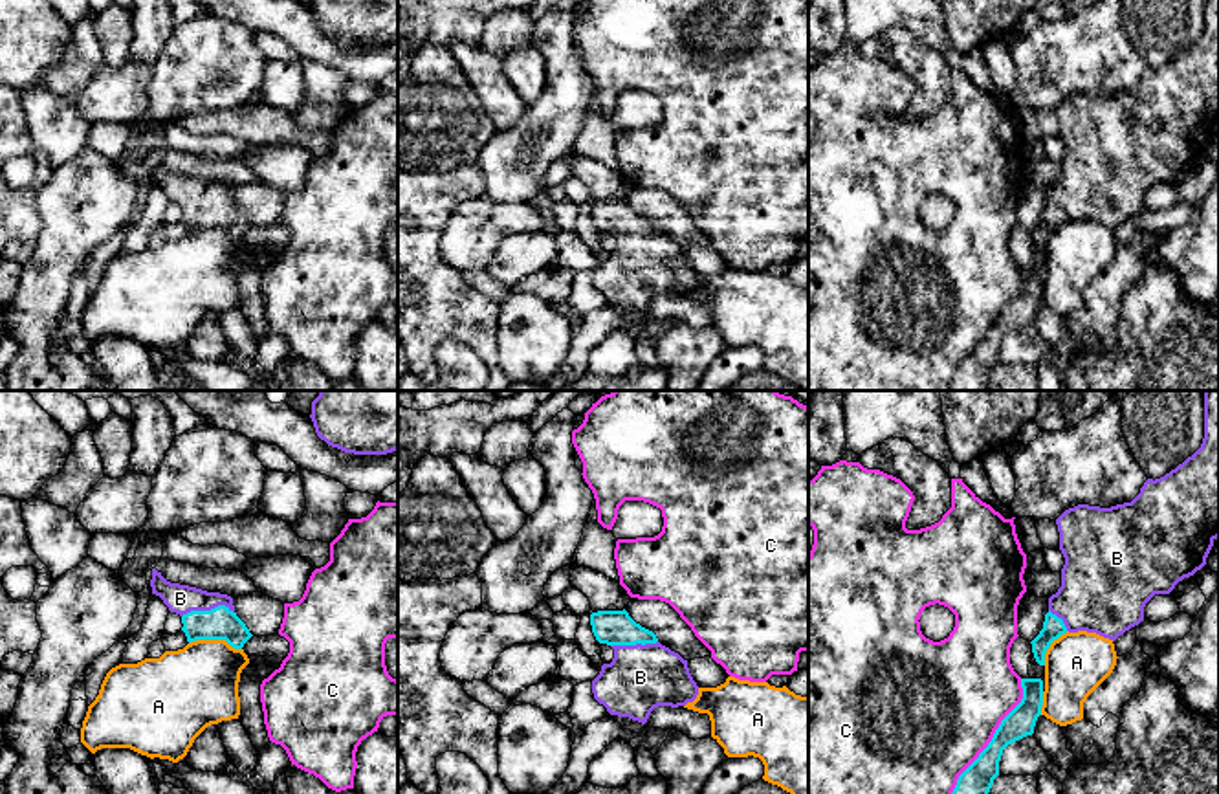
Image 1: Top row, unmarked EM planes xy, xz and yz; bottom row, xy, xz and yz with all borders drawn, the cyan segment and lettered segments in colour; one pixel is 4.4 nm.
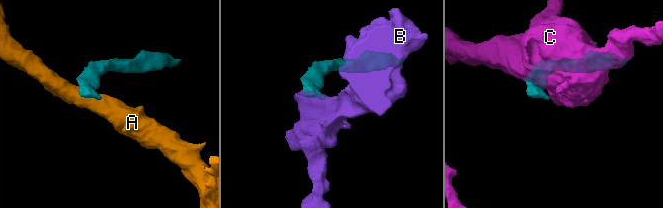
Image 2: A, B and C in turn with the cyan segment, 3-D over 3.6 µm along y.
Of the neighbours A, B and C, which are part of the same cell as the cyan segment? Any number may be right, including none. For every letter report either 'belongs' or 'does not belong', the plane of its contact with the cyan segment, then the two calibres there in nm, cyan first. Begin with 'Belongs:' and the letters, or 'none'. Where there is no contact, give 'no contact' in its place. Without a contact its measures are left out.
Belongs: B
A: does not belong; meets cyan in xy; 140 nm thick on the cyan side, 360 nm on the other
B: belongs; meets cyan in xy; 140 nm thick on the cyan side, 130 nm on the other
C: does not belong; meets cyan in yz; 150 nm thick on the cyan side, 480 nm on the other

